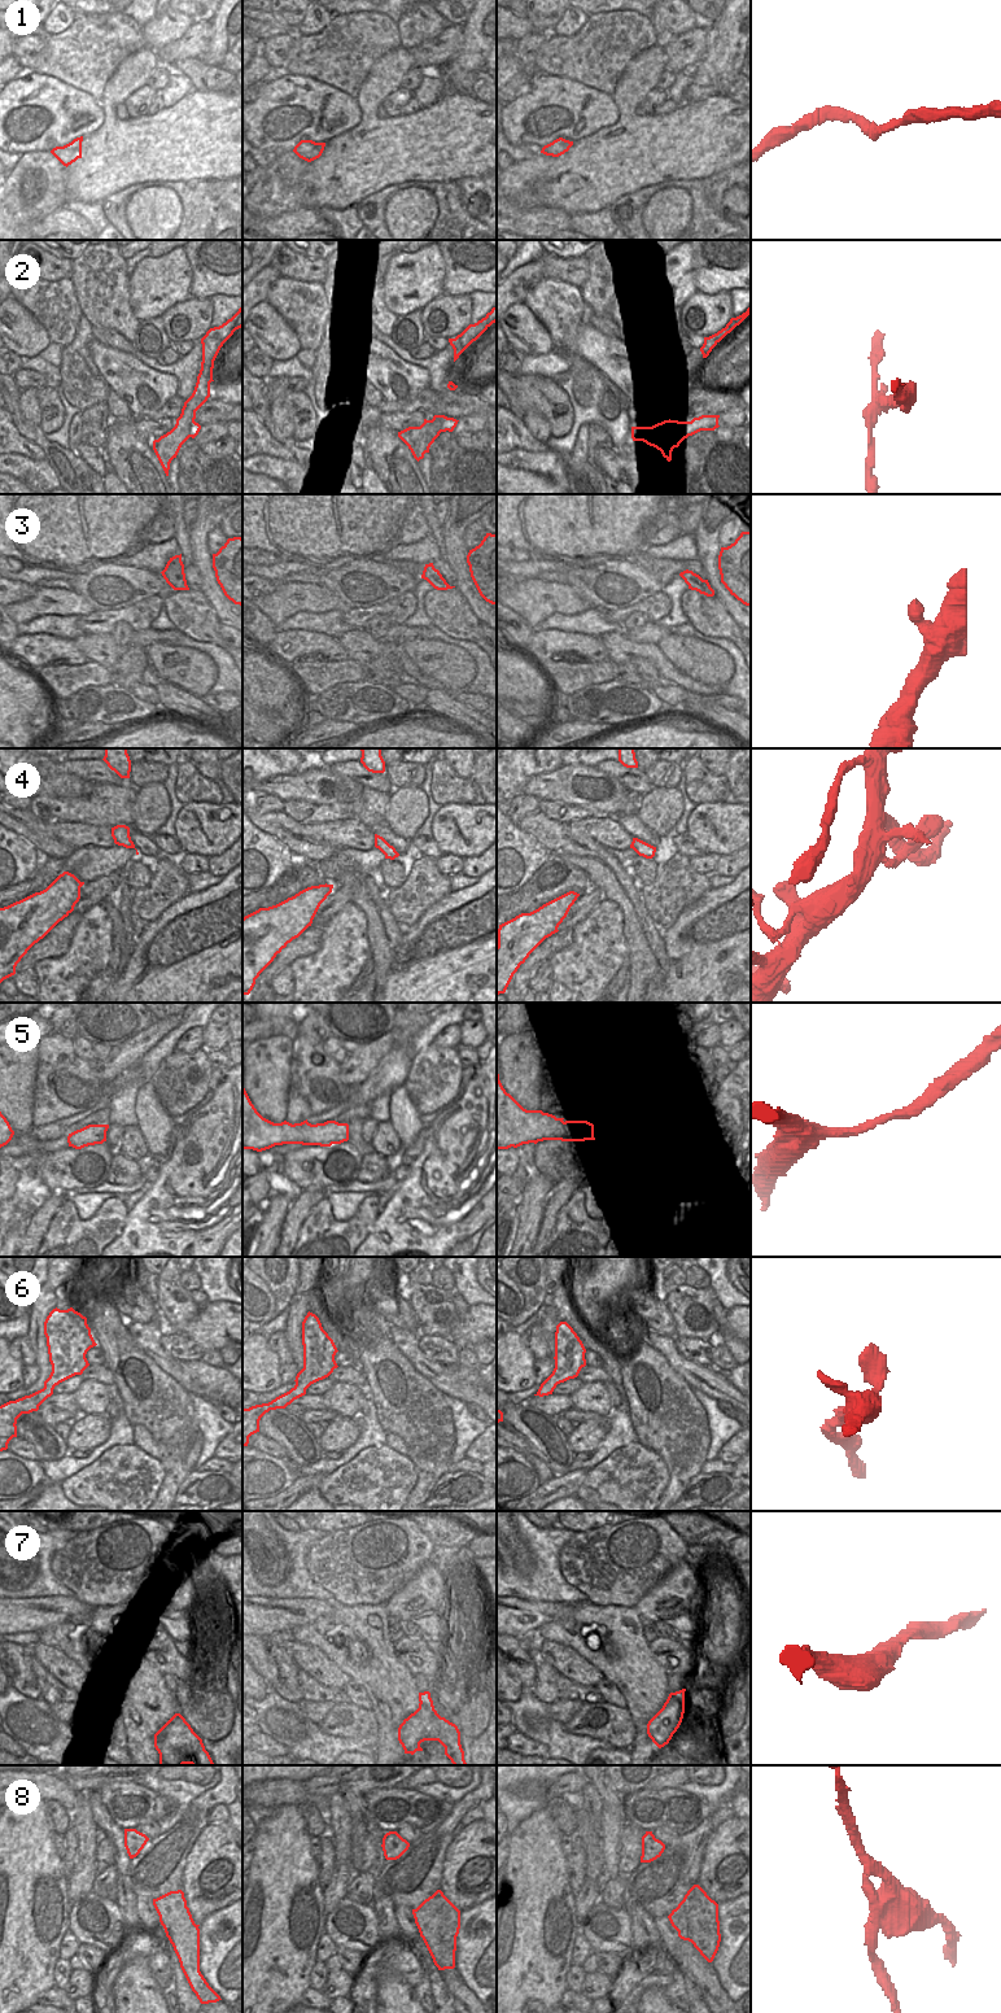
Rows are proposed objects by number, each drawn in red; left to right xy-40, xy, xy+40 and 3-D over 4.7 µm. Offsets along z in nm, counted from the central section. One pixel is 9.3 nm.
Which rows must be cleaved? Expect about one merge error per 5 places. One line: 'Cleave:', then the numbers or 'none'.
Cleave: 2, 8

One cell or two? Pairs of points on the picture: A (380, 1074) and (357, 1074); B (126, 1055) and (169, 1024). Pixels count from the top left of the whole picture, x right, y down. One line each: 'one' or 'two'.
A: two
B: one

